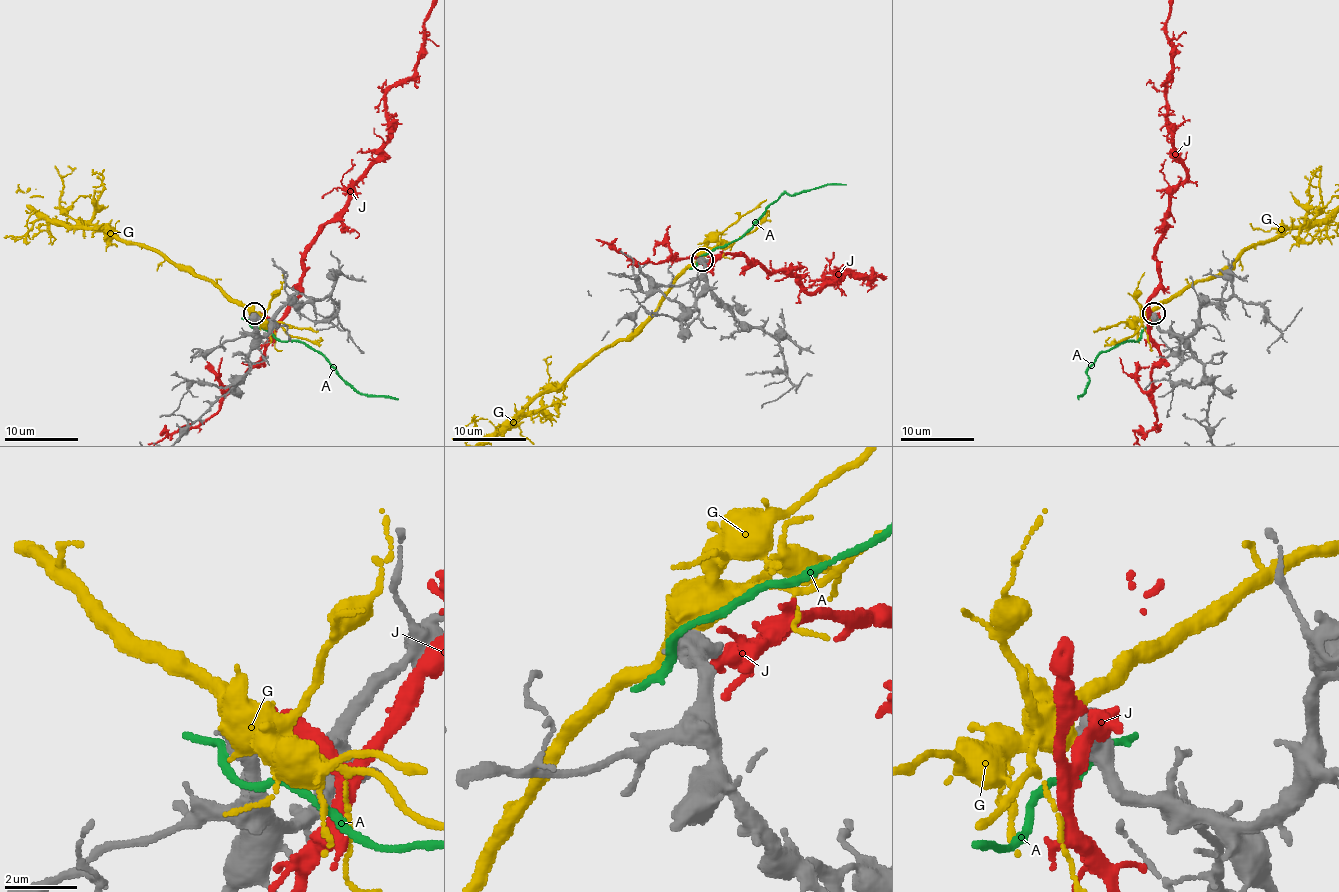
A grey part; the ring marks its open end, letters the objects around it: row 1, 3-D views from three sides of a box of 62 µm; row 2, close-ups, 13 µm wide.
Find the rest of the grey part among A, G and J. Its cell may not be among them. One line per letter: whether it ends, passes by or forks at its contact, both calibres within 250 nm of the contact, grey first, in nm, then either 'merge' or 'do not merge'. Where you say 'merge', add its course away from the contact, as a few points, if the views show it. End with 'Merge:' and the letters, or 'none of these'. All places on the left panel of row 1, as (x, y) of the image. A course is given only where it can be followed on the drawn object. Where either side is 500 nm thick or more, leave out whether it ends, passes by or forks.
A: 550 nm thick on the grey side, 240 nm on the other; do not merge
G: 900 nm thick on the grey side, 550 nm on the other; do not merge
J: 500 nm thick on the grey side, 650 nm on the other; do not merge
Merge: none of these

